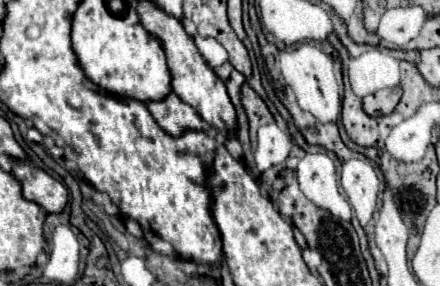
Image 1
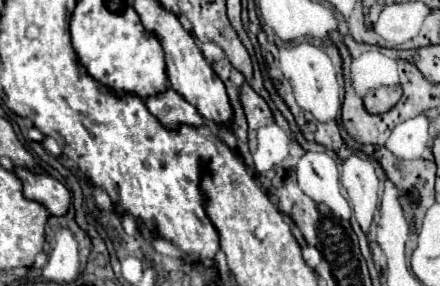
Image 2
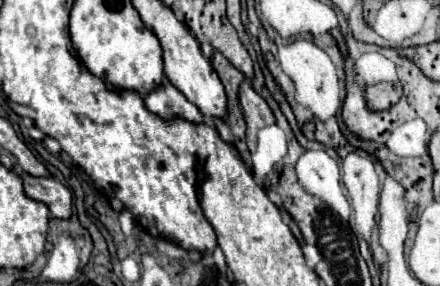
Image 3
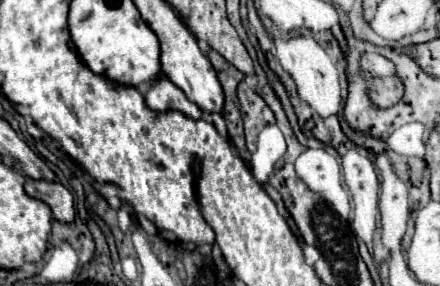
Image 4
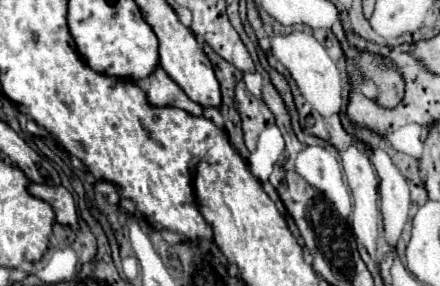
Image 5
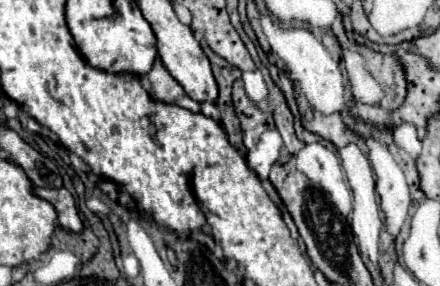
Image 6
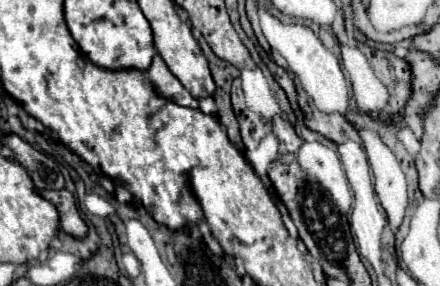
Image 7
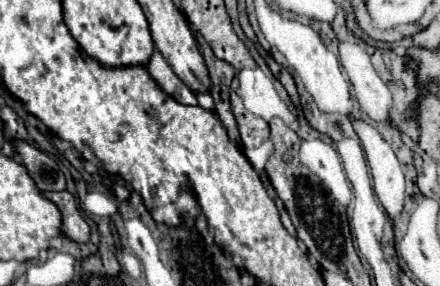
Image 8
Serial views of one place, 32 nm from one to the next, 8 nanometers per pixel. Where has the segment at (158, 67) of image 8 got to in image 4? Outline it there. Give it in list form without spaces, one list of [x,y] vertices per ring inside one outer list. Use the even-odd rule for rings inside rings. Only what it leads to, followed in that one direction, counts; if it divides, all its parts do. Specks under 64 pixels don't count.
[[[162,76],[158,82],[154,82],[150,86],[150,90],[146,92],[146,106],[154,112],[170,112],[170,110],[178,110],[184,116],[192,118],[192,120],[200,120],[202,118],[202,110],[192,104],[184,92],[180,92],[180,88],[176,88],[166,76]]]

